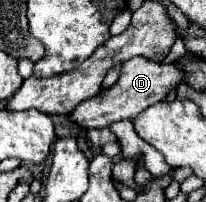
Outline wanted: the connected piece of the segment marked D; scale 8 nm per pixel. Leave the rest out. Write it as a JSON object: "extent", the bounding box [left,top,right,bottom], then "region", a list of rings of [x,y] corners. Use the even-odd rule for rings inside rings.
{"extent":[68,59,184,129],"region":[[[132,59],[130,63],[122,65],[122,73],[112,87],[82,101],[68,115],[68,119],[70,119],[70,123],[76,123],[84,129],[94,129],[94,127],[102,129],[102,127],[108,127],[122,119],[134,119],[134,115],[138,115],[146,107],[166,99],[168,91],[176,89],[178,83],[182,83],[182,81],[184,81],[184,75],[182,75],[182,69],[178,69],[178,63],[162,65],[162,63],[146,63],[146,59]]]}

